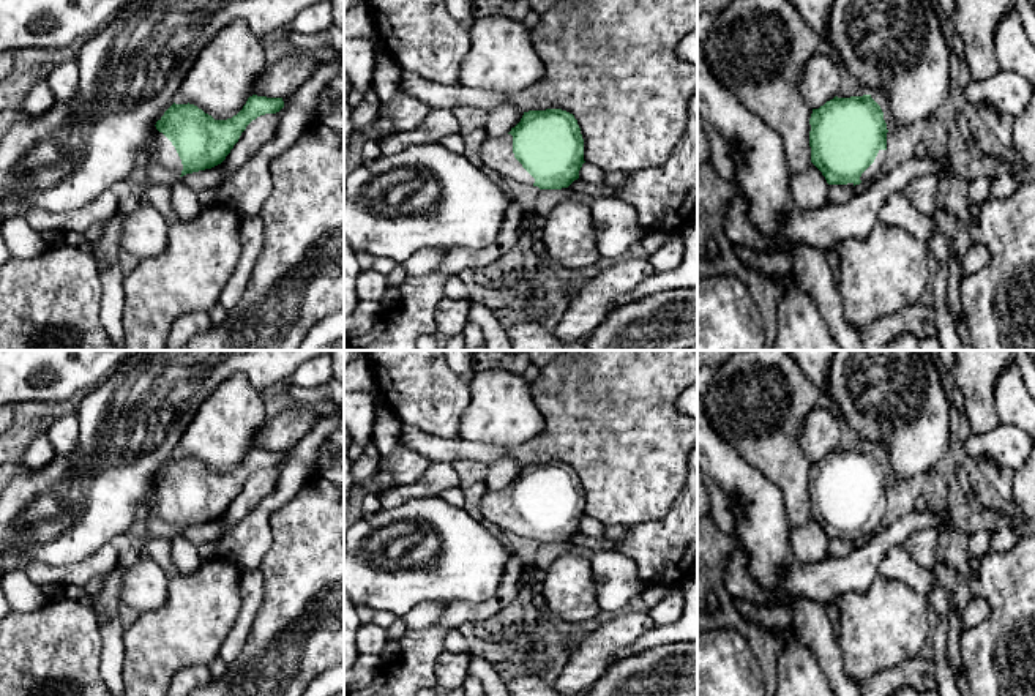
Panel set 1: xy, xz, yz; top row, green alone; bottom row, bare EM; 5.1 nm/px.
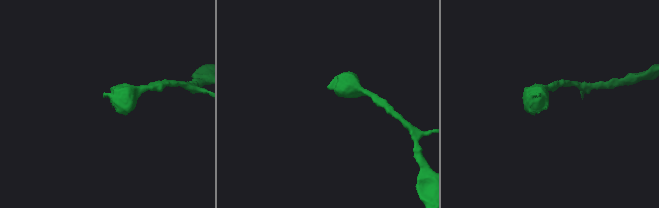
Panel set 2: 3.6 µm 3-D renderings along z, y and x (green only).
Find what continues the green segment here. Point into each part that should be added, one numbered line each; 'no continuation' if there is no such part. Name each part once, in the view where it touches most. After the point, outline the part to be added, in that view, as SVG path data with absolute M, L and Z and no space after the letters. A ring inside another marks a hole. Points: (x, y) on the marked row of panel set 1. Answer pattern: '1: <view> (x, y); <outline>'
1: xz (497, 153); M513 136L484 137L483 163L505 180L533 185L535 178L522 167L513 153Z

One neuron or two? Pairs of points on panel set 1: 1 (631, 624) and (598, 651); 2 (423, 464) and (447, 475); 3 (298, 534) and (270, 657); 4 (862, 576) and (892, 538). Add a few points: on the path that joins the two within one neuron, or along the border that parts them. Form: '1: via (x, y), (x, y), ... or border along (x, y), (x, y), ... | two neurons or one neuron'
1: via (623, 630), (606, 643) | one neuron
2: border along (433, 464), (420, 478), (398, 486) | two neurons
3: via (298, 564), (298, 627) | one neuron
4: via (862, 565), (881, 545) | one neuron

